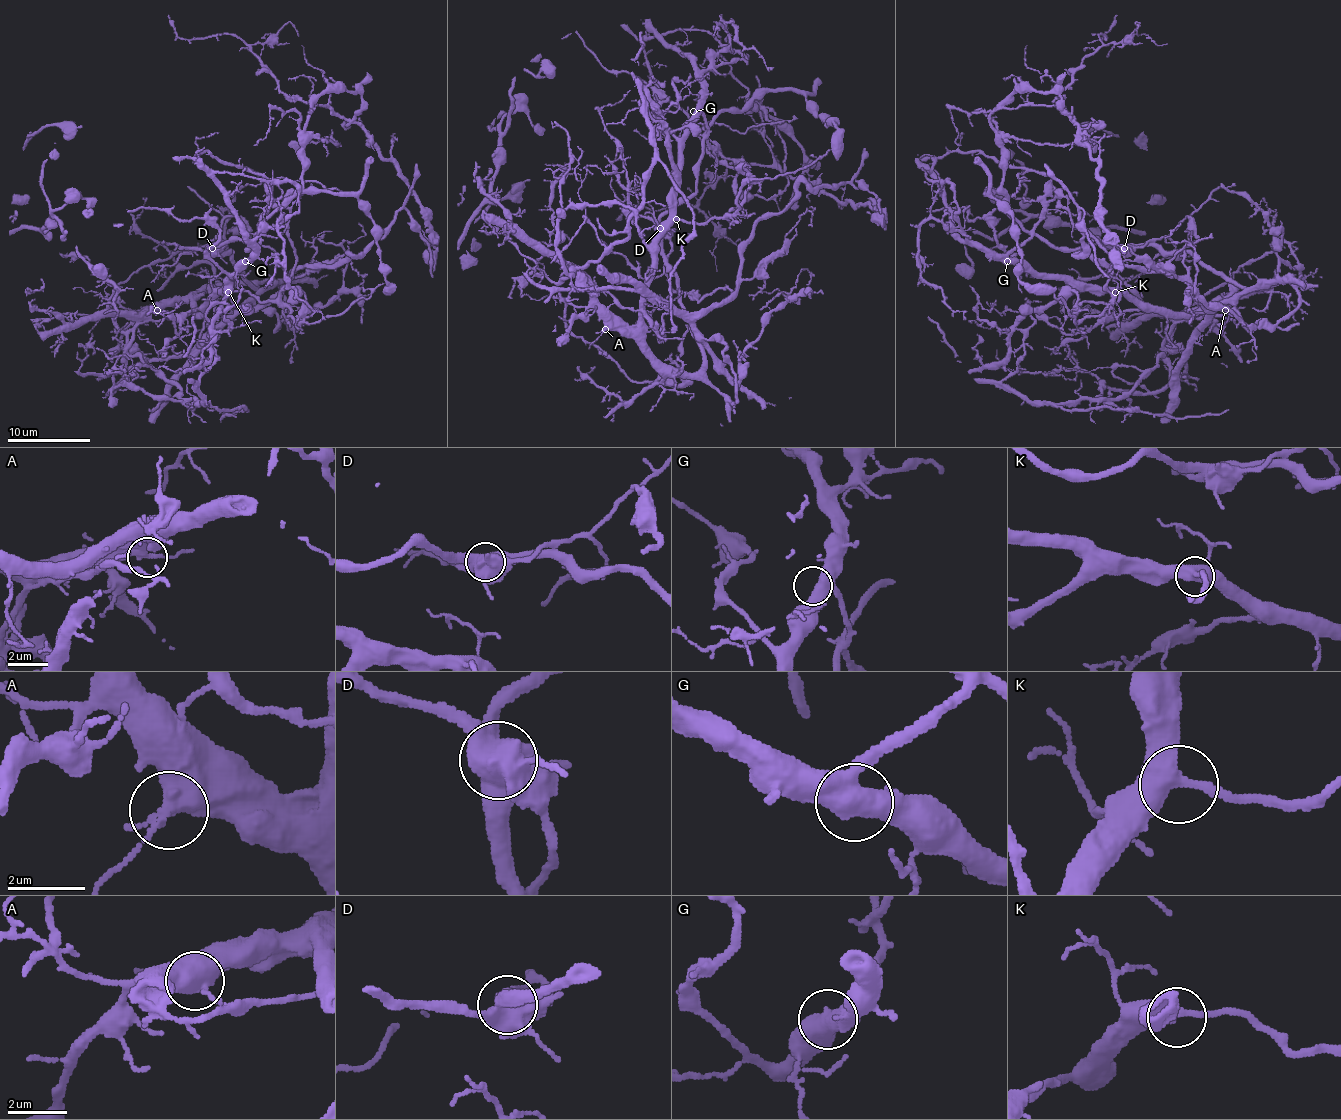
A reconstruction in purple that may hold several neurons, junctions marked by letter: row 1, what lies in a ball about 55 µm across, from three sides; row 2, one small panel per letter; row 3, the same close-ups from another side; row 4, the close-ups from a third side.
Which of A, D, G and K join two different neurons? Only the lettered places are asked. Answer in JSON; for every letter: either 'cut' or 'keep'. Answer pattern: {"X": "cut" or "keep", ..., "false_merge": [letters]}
{"A": "cut", "D": "cut", "G": "keep", "K": "keep", "false_merge": ["A", "D"]}

